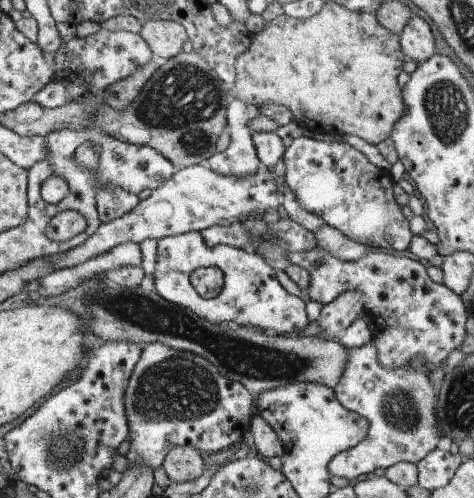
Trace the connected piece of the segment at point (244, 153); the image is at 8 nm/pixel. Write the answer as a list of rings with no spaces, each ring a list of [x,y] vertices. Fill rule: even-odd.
[[[232,99],[228,104],[230,146],[224,152],[218,152],[208,158],[209,162],[205,166],[220,175],[245,177],[255,174],[262,165],[255,150],[254,134],[248,128],[248,120],[259,114],[259,107],[254,104]]]

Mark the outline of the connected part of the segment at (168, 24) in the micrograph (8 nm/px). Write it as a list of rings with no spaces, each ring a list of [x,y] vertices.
[[[154,19],[143,23],[139,32],[151,46],[151,51],[158,61],[167,61],[182,52],[187,30],[174,20]]]

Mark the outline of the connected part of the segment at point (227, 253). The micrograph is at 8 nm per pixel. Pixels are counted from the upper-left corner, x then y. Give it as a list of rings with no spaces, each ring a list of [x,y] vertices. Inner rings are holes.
[[[191,231],[158,241],[155,292],[167,302],[194,311],[199,318],[212,323],[235,322],[246,328],[249,324],[258,328],[275,330],[278,335],[302,330],[309,323],[306,302],[291,296],[278,283],[275,270],[262,255],[244,249],[217,245],[211,247],[200,231]],[[201,267],[217,267],[223,273],[223,288],[214,299],[202,300],[190,282],[192,273]]]

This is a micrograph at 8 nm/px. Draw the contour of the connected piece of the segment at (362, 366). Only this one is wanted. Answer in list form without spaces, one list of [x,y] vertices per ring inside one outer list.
[[[372,341],[368,345],[348,349],[348,353],[346,369],[333,390],[341,406],[368,420],[369,430],[357,446],[332,458],[329,474],[350,481],[375,470],[387,470],[397,463],[416,464],[437,449],[442,437],[435,418],[438,393],[430,383],[423,357],[415,357],[404,369],[386,369],[378,363],[377,349]]]

